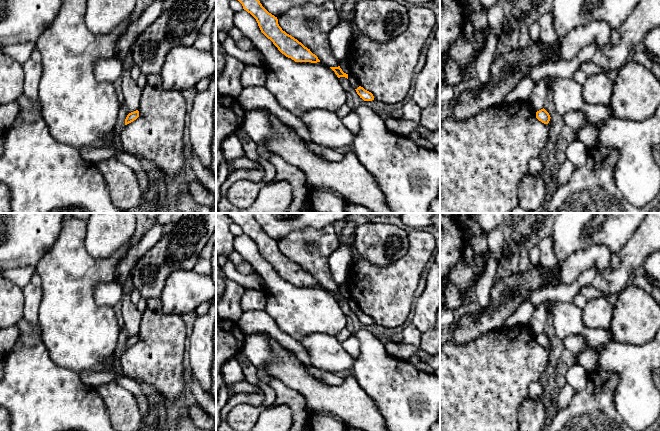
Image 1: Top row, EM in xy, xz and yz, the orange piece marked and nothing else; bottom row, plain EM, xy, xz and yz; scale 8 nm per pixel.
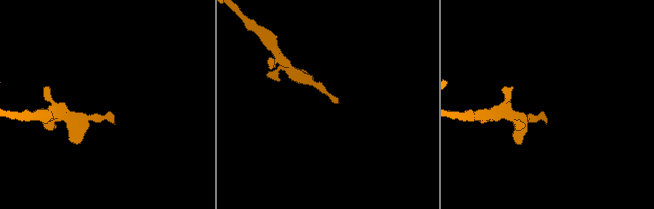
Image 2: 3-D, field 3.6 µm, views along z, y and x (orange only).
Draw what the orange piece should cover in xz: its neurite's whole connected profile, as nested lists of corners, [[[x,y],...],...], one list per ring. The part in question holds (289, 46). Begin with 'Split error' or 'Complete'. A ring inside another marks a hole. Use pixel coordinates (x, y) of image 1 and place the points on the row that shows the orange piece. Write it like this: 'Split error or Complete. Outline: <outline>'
Complete. Outline: [[[238,0],[243,9],[257,21],[261,32],[270,39],[278,50],[295,62],[320,62],[318,57],[301,42],[287,34],[278,24],[278,19],[269,13],[259,0]]]

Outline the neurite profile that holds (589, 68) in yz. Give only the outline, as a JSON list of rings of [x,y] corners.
[[[592,61],[584,62],[580,66],[580,69],[582,69],[588,76],[593,75],[593,74],[598,74],[604,71],[602,68],[595,65]]]

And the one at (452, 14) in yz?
[[[440,0],[440,53],[453,44],[467,19],[460,0]]]

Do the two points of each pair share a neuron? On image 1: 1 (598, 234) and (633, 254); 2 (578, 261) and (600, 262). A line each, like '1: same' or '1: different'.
1: different
2: same

